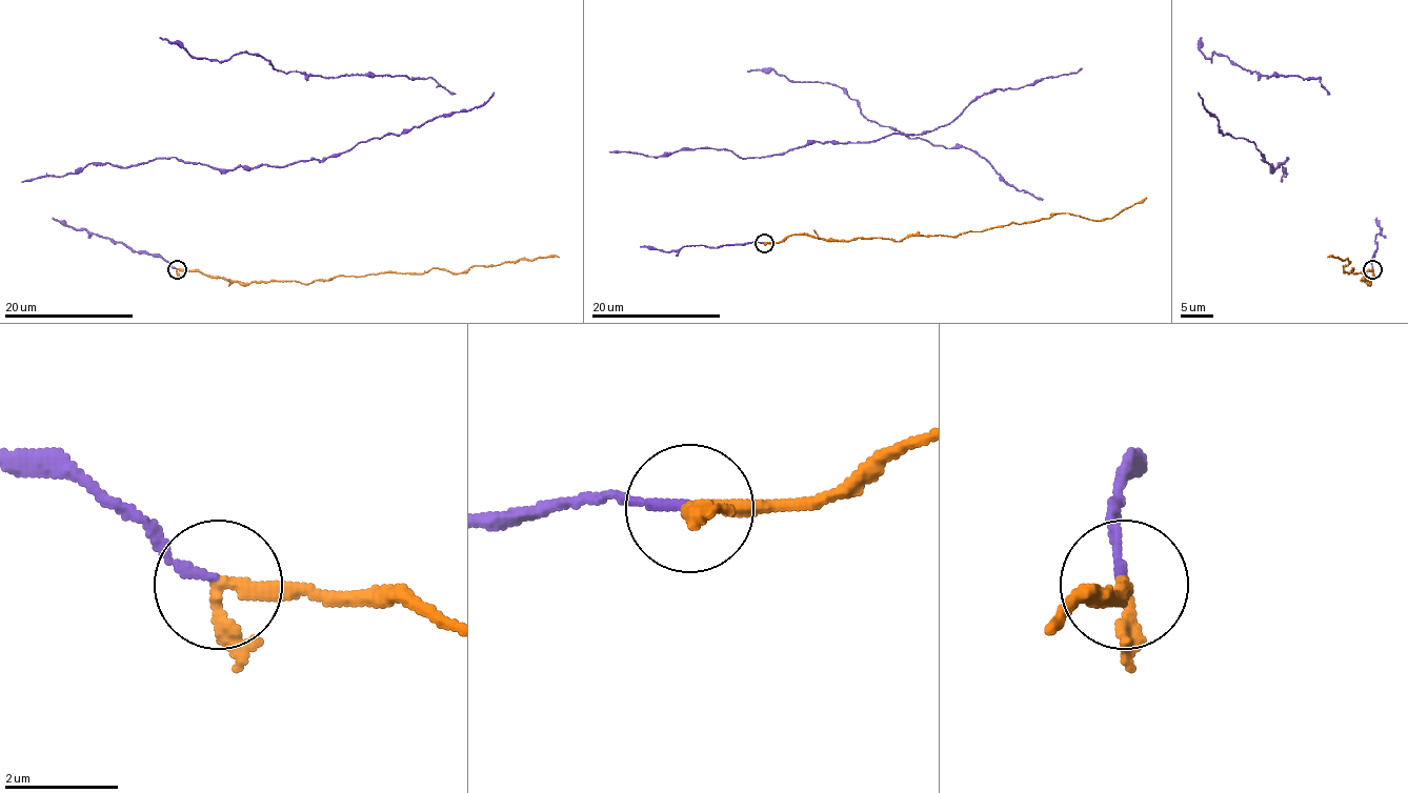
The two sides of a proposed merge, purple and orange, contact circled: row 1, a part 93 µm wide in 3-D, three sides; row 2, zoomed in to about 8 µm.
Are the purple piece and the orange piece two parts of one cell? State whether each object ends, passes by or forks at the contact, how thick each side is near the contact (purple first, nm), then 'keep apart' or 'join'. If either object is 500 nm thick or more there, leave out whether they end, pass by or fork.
purple ends; orange passes by; calibres 160 and 240 nm; join

